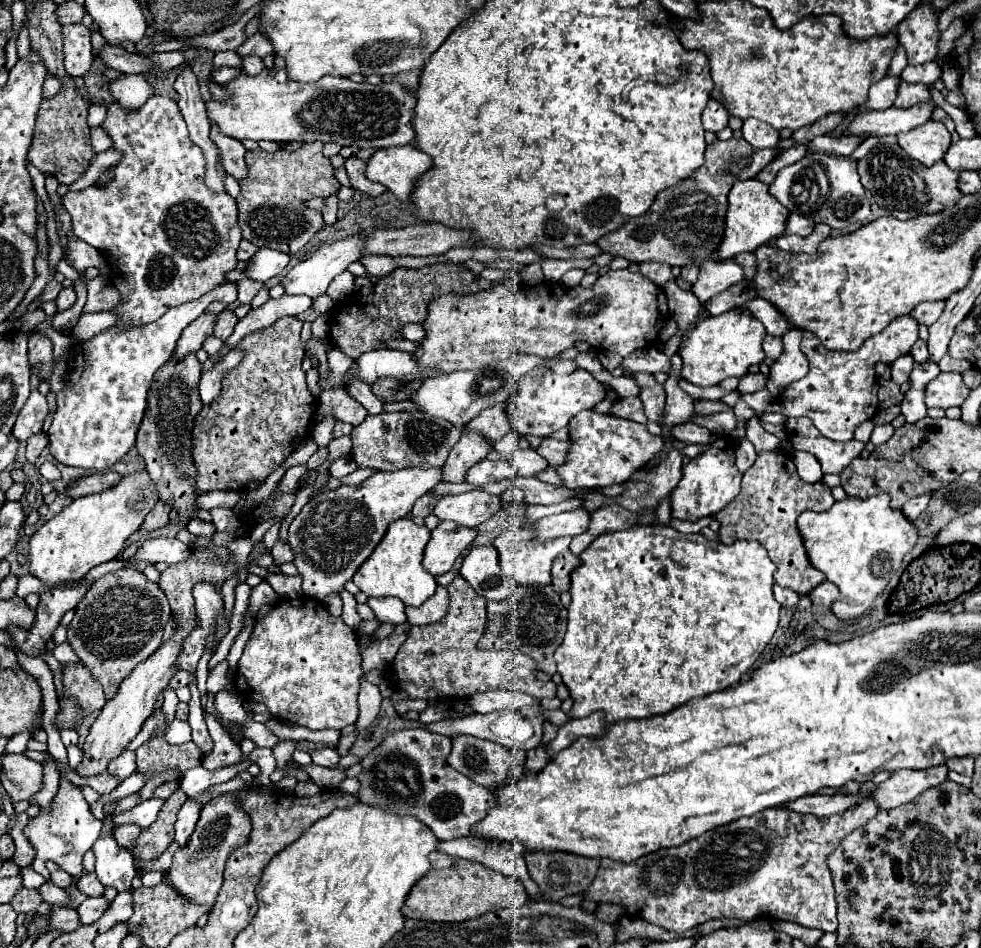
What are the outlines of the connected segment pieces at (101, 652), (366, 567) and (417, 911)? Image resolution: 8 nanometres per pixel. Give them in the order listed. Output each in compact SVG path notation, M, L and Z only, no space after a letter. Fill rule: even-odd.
M125 566L117 572L101 576L89 586L83 600L75 608L73 626L69 624L69 646L91 676L101 682L109 700L117 694L119 684L131 668L147 660L159 648L169 616L171 608L163 590L149 582L143 572L137 572L133 566Z
M399 518L389 524L383 540L377 544L373 554L361 564L361 568L353 576L353 584L365 596L397 596L405 606L421 606L429 596L435 594L437 582L435 578L423 570L423 548L431 538L429 528L417 526L409 518Z
M431 852L429 862L431 870L411 888L405 904L401 906L401 914L405 918L431 922L463 922L499 908L519 908L521 904L527 904L527 892L519 882L479 862L453 858L443 852Z

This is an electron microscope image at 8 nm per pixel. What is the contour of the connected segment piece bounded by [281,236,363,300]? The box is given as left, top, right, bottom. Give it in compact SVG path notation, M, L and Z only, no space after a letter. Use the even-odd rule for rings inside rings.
M349 236L317 250L311 258L299 262L281 280L285 294L305 294L311 300L325 294L331 280L341 274L361 254L363 240Z

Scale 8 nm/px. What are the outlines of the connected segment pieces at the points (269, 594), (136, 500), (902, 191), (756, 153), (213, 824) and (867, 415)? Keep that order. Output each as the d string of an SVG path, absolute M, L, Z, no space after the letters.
M261 580L261 584L259 586L255 586L253 588L253 592L251 592L251 602L249 602L249 612L255 616L257 614L257 610L263 606L263 604L267 604L267 602L273 602L273 600L277 600L277 594L275 594L275 590L265 582L265 580Z
M147 470L125 474L119 484L99 494L73 500L55 518L47 520L29 540L31 574L47 584L81 580L93 566L117 558L125 540L139 530L145 516L159 502L159 492Z
M897 144L875 146L865 158L857 162L861 184L875 198L875 202L891 216L899 220L915 218L921 214L937 214L945 208L951 208L963 194L957 188L959 172L953 172L943 160L931 168L907 156Z
M729 138L725 142L717 140L715 144L707 146L705 164L691 178L685 178L677 186L659 192L657 198L655 198L655 202L651 204L651 208L645 214L641 214L641 216L631 218L629 222L625 222L619 230L615 230L609 236L601 238L597 242L597 246L603 252L607 252L607 254L627 258L629 262L655 260L655 262L665 262L669 266L685 266L689 260L699 264L703 258L713 258L713 252L719 246L721 236L723 236L725 210L727 210L727 194L729 194L731 186L735 184L737 178L755 178L773 158L777 158L777 154L779 154L777 148L759 150L759 148L753 148L743 138Z
M223 794L213 798L209 804L203 806L201 818L197 822L193 836L189 838L189 844L185 844L185 848L179 848L173 854L173 864L165 872L165 882L171 888L175 888L185 900L213 908L217 892L221 890L225 862L235 848L249 840L249 834L251 834L249 816L239 808L235 796Z
M911 316L895 318L883 332L865 340L865 344L855 352L831 352L821 348L811 332L803 334L801 352L809 360L809 372L805 378L789 384L779 402L783 406L781 414L785 418L791 416L809 416L817 430L829 440L845 442L853 440L855 428L871 420L877 414L877 380L875 380L875 362L893 362L899 356L905 356L909 348L917 342L917 322Z

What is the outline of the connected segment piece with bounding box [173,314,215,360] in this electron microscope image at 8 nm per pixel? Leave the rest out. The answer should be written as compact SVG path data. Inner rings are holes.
M201 314L195 322L191 322L191 324L183 330L181 338L177 340L173 358L175 358L175 360L181 360L183 356L195 354L197 350L201 350L205 338L213 334L213 322L215 322L215 314Z

